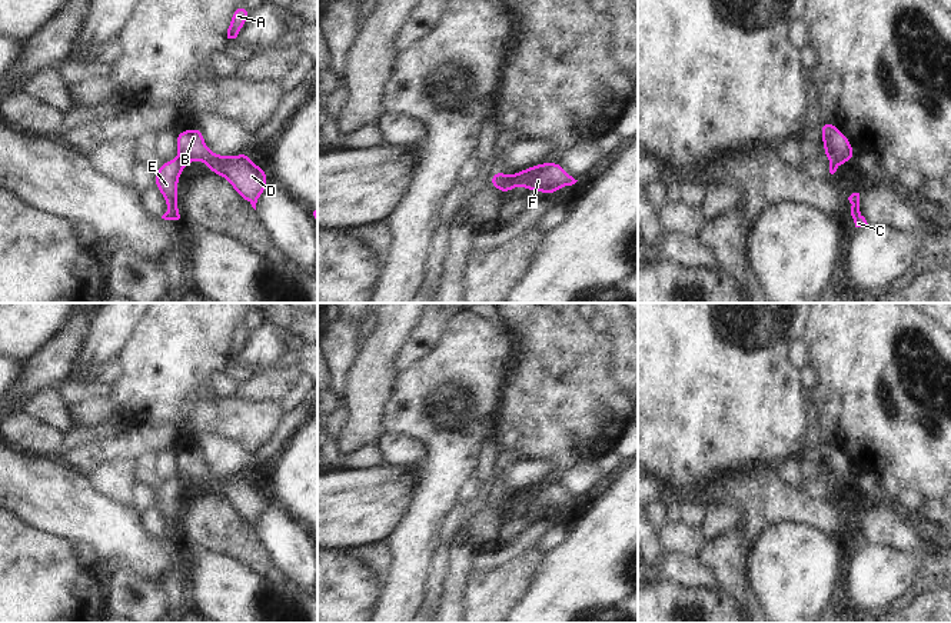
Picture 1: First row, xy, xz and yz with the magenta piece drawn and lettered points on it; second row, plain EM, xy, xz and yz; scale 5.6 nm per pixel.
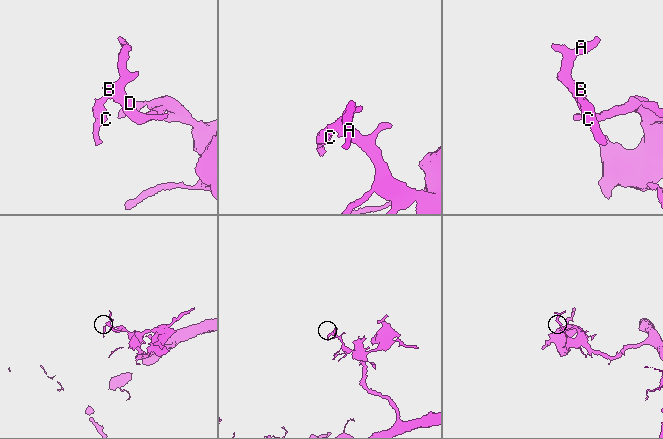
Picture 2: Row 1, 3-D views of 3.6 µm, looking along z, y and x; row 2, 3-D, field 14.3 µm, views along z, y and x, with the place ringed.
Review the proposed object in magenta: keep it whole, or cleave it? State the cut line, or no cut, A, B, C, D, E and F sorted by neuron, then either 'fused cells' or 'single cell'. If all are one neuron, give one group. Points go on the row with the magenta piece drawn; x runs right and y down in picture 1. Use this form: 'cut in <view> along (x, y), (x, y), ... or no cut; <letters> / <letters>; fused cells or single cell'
cut in xz along (505, 175), (505, 183), (499, 189); A B D F / C E; fused cells

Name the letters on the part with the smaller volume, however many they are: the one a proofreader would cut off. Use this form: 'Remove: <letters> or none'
Remove: C, E

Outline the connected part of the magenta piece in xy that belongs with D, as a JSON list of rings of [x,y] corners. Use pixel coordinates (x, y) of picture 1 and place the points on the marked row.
[[[200,127],[176,134],[179,157],[189,161],[203,160],[207,170],[229,180],[242,199],[256,210],[256,203],[267,187],[267,173],[255,164],[246,151],[235,157],[212,153],[203,139]]]

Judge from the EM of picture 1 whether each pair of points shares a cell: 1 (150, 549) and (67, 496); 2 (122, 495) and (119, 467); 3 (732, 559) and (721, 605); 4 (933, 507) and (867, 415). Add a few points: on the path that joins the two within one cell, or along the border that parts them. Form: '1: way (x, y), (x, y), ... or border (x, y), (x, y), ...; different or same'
1: way (130, 546), (87, 516); same
2: way (119, 487), (119, 475); same
3: border (718, 587), (728, 592), (737, 600); different
4: border (935, 496), (925, 499); different

